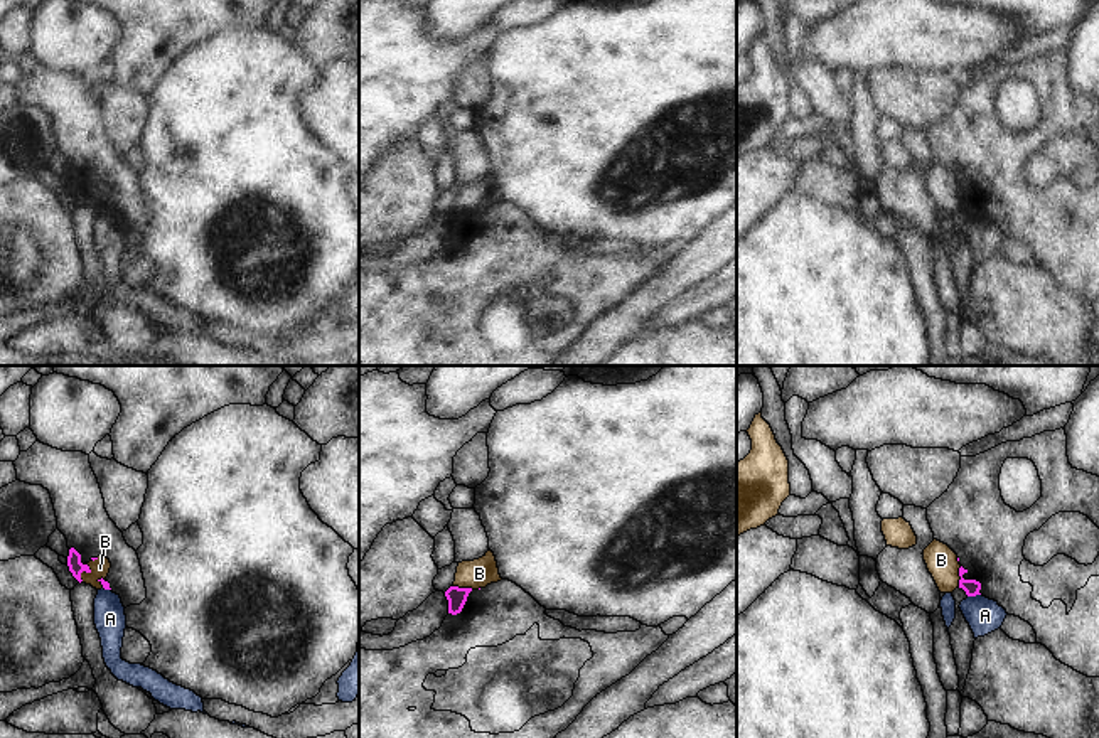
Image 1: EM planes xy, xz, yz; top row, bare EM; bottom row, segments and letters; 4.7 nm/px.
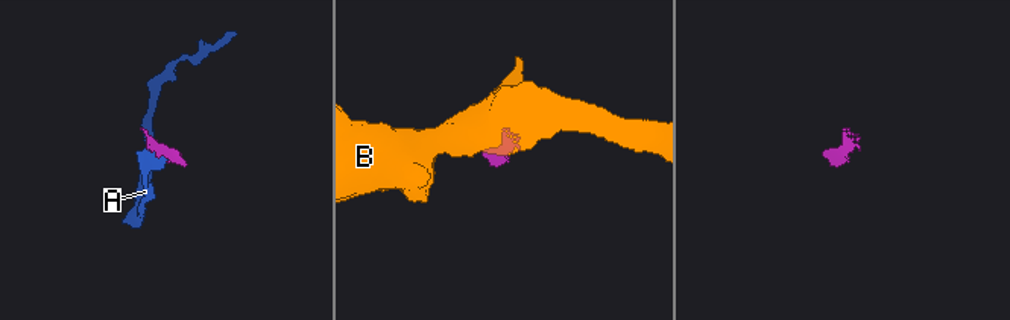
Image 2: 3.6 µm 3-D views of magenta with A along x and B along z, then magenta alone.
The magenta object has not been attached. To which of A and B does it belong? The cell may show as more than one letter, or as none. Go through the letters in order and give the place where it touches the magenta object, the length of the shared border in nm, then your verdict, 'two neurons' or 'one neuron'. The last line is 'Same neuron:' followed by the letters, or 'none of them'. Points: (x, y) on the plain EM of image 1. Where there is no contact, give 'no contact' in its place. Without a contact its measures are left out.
A: yz (973, 218) | 70 nm | one neuron
B: xy (85, 192) | 90 nm | two neurons
Same neuron: A

